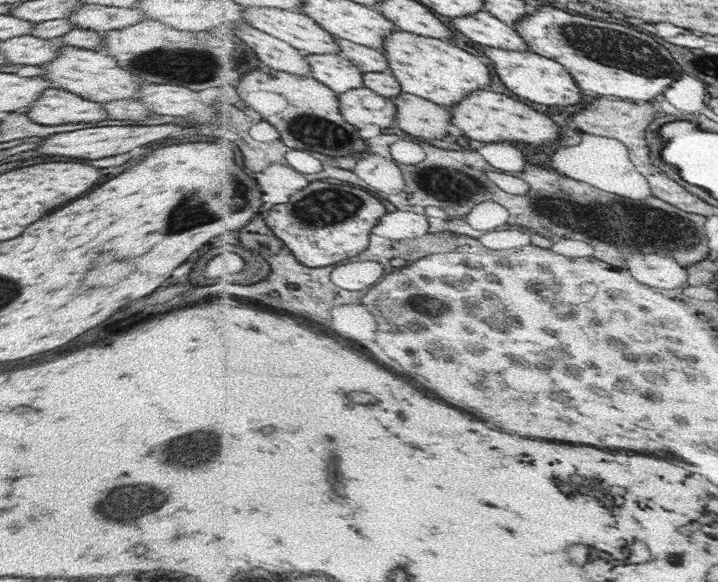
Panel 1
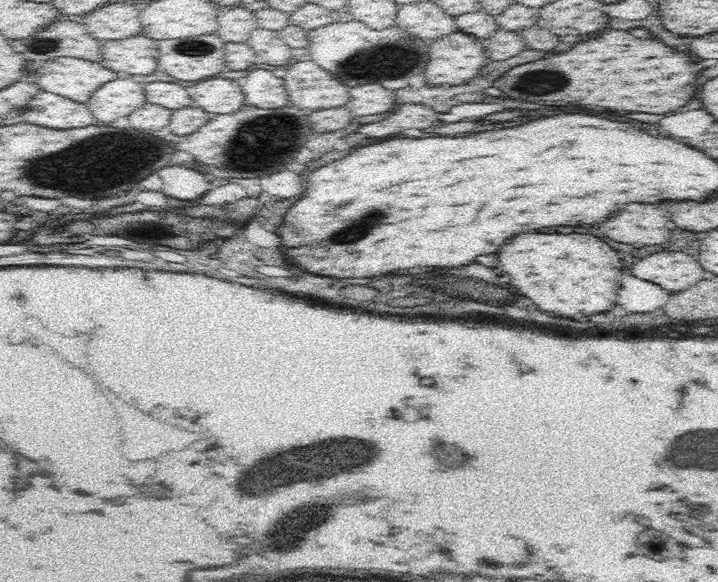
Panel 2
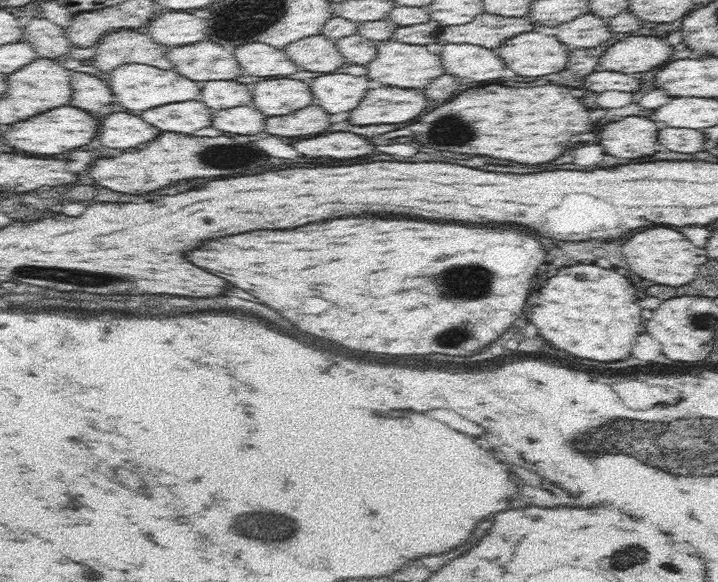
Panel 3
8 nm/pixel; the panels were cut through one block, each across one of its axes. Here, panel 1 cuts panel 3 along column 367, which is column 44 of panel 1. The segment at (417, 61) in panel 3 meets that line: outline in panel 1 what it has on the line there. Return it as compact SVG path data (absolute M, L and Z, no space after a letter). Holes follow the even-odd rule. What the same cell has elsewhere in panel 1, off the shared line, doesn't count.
M62 45L58 56L42 67L46 70L43 75L52 87L84 96L86 100L96 100L102 104L122 98L140 98L140 82L136 80L136 76L132 76L128 69L120 67L118 61L108 52Z

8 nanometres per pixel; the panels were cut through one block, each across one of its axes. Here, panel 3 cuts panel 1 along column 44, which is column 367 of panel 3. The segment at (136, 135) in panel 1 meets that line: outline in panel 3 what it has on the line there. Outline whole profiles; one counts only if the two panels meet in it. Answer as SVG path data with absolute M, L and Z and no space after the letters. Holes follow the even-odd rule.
M334 132L334 134L322 134L316 138L300 140L292 144L294 150L308 158L336 158L336 160L348 160L348 158L360 158L370 152L374 152L374 144L368 142L362 136L350 134L350 132Z

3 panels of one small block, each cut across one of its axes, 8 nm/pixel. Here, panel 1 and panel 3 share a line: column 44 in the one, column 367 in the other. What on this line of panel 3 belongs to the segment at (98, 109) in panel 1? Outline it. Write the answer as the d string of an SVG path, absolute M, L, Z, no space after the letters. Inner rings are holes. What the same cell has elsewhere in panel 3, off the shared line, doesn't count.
M382 86L369 88L362 102L352 110L350 122L356 126L368 124L398 124L418 120L416 116L428 102L424 89Z

